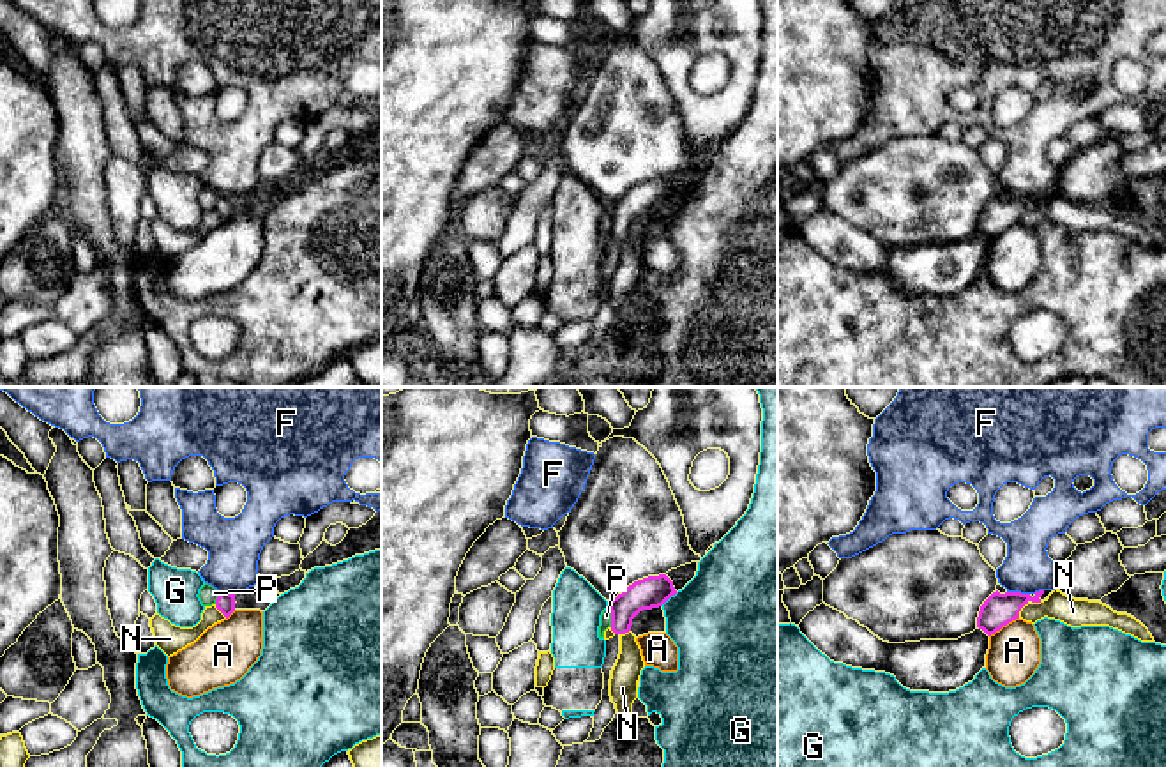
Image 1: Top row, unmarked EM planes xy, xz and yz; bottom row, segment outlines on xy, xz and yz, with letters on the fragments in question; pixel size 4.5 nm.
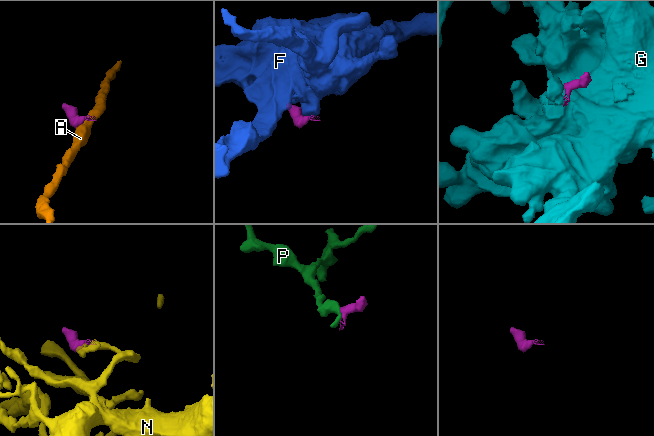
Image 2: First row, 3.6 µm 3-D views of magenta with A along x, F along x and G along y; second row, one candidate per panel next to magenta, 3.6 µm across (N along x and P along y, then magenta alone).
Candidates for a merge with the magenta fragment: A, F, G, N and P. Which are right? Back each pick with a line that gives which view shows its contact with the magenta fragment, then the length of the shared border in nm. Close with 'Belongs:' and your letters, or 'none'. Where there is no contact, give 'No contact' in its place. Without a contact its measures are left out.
Belongs: none

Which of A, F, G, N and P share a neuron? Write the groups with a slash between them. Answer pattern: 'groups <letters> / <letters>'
groups A / F / G / N / P

